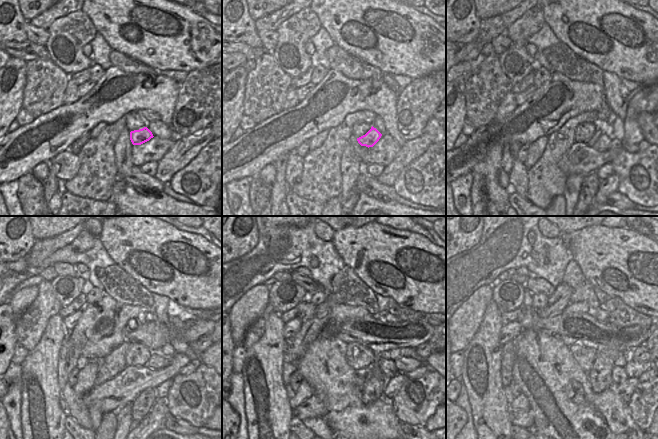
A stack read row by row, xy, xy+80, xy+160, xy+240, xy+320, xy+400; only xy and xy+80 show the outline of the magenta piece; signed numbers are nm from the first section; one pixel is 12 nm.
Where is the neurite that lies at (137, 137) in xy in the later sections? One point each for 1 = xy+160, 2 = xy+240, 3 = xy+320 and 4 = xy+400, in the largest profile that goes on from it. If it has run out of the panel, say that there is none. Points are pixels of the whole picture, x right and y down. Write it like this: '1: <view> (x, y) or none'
1: xy+160 (600, 141)
2: xy+240 (155, 362)
3: xy+320 (388, 367)
4: xy+400 (618, 374)

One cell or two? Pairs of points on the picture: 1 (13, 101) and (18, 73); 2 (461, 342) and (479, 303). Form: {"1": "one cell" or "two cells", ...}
{"1": "one cell", "2": "one cell"}

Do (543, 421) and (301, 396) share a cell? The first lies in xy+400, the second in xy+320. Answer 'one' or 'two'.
two

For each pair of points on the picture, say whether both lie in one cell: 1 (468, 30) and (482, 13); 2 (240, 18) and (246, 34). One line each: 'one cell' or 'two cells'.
1: two cells
2: one cell

